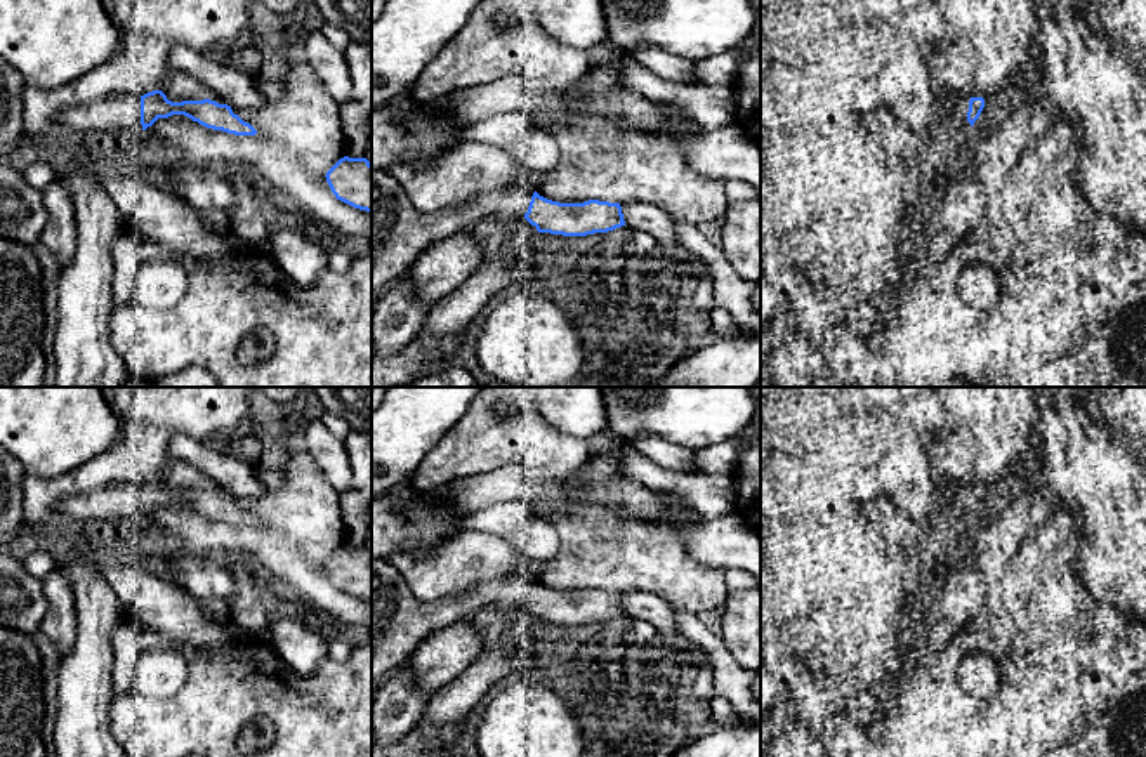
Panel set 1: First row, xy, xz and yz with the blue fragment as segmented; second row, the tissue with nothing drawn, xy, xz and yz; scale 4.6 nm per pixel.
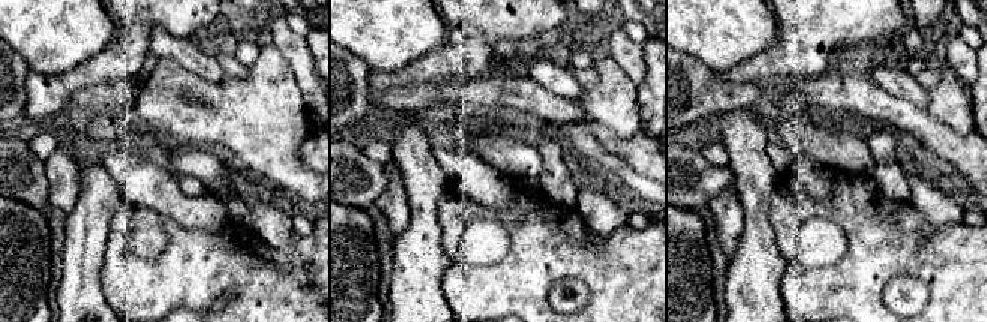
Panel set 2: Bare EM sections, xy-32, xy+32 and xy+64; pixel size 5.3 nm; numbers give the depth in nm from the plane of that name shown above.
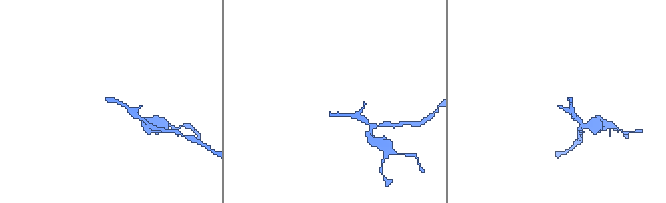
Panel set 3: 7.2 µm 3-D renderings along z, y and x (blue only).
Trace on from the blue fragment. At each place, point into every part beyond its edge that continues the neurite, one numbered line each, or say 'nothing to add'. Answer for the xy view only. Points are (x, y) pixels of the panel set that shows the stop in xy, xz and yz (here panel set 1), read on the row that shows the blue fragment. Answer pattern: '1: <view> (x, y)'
1: xy (120, 111)

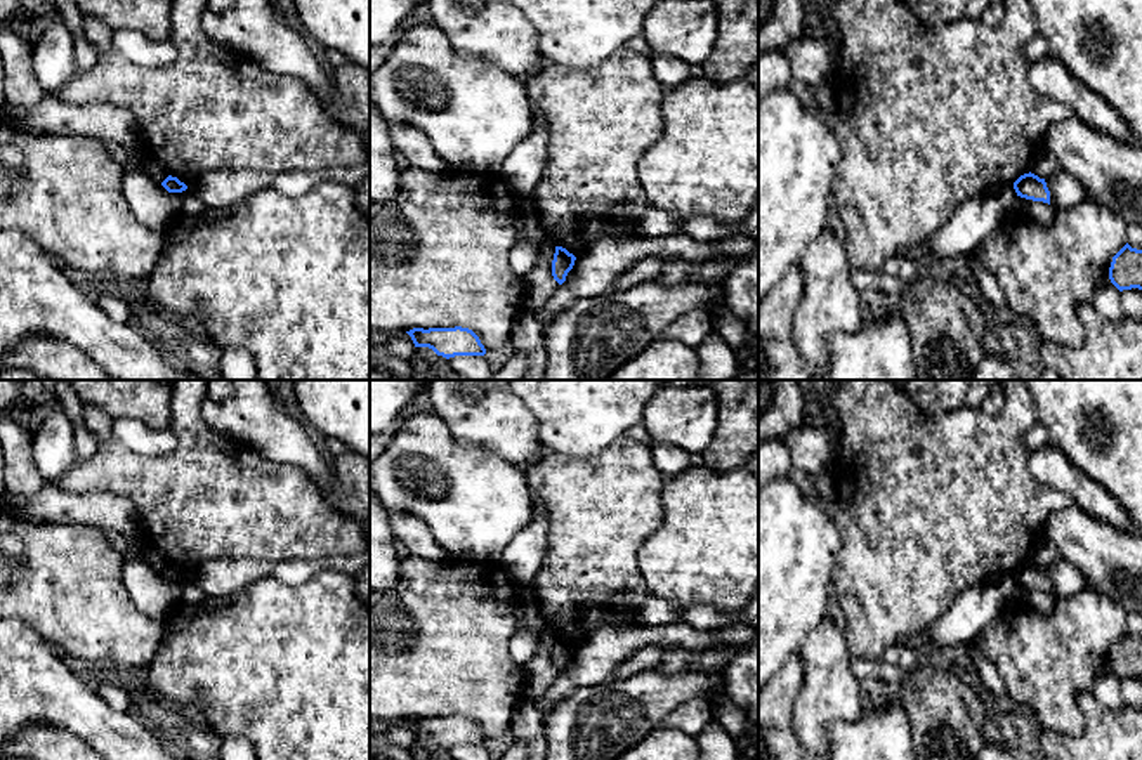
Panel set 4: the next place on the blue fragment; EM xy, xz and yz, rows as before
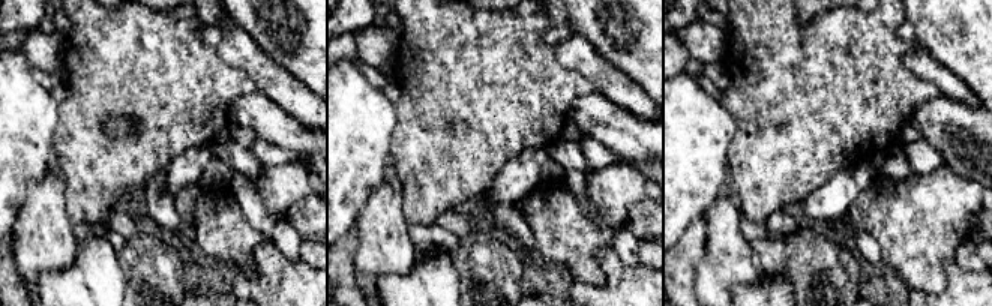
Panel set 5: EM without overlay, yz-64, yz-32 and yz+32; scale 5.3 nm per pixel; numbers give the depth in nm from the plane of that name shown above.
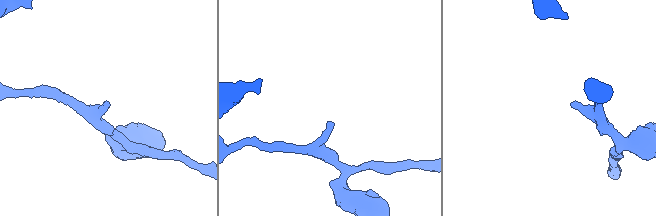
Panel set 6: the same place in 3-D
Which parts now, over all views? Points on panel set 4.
nothing to add

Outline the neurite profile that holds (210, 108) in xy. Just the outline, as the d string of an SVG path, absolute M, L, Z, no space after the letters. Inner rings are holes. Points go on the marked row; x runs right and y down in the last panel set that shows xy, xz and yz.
M172 0L168 40L177 50L172 62L142 68L111 47L94 68L76 73L54 95L73 104L108 102L134 113L144 158L158 161L187 187L212 170L319 172L363 165L370 160L358 132L335 121L318 94L299 76L272 73L250 56L213 42L201 26L207 0Z

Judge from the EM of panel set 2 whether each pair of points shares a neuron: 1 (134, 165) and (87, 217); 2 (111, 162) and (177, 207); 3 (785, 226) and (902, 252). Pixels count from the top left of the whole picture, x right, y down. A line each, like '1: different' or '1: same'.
1: different
2: same
3: same

